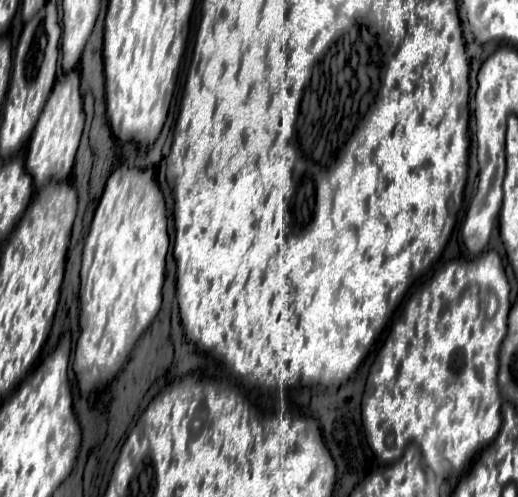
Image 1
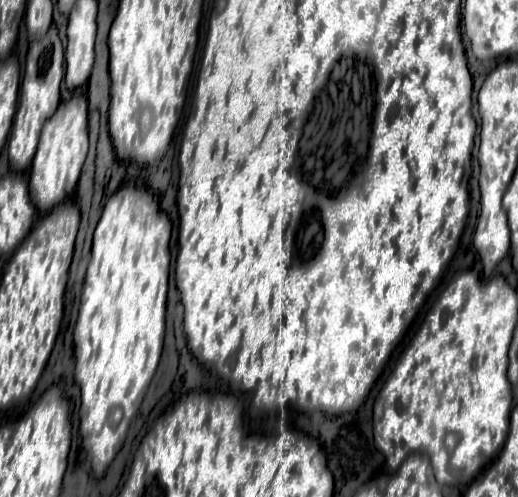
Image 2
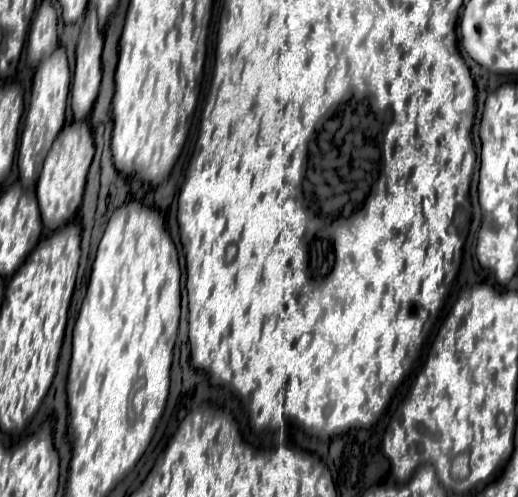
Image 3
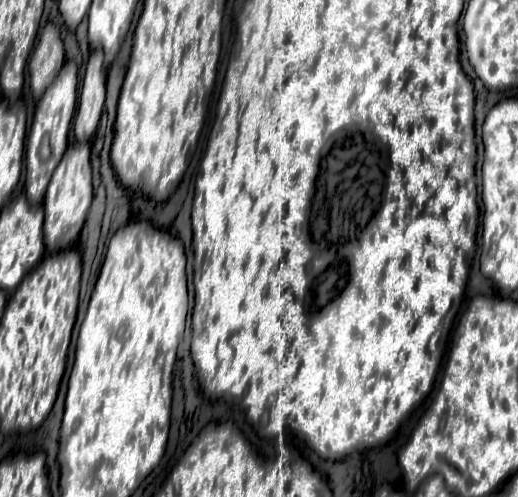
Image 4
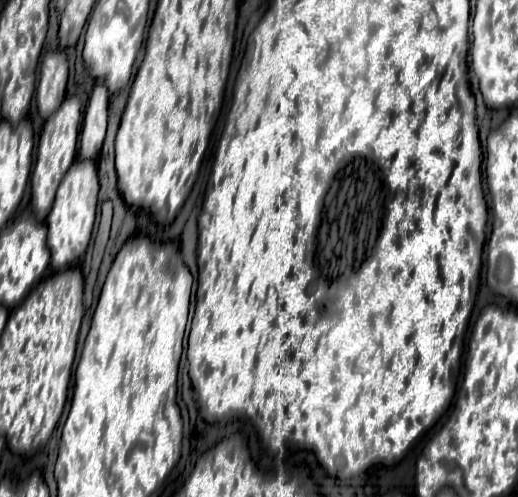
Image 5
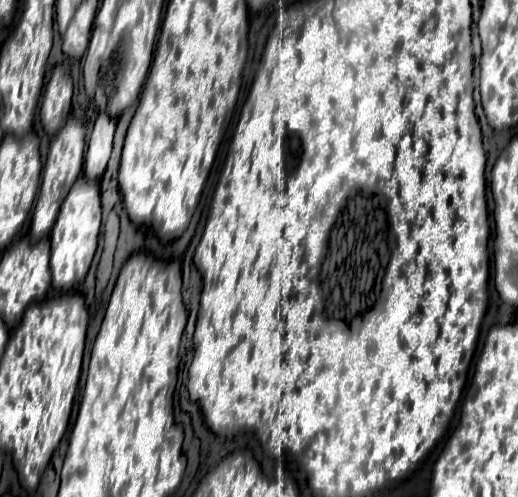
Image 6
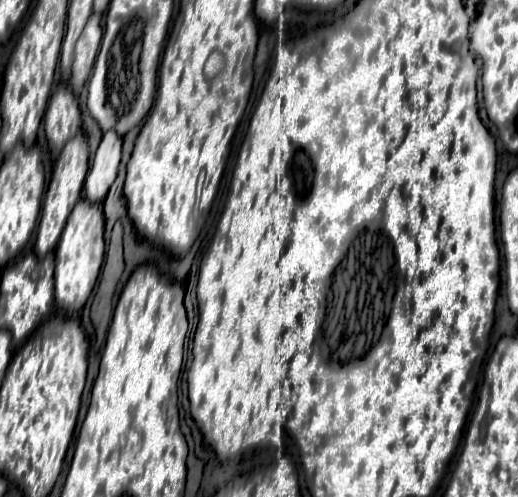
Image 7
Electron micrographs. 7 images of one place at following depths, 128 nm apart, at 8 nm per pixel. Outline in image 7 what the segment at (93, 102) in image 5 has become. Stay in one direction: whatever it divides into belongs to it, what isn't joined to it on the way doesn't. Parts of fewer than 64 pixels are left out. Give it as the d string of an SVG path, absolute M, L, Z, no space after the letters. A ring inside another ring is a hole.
M104 132L84 182L84 196L88 200L102 202L106 198L108 188L116 178L116 170L120 164L120 150L122 150L122 138L116 136L116 132Z

